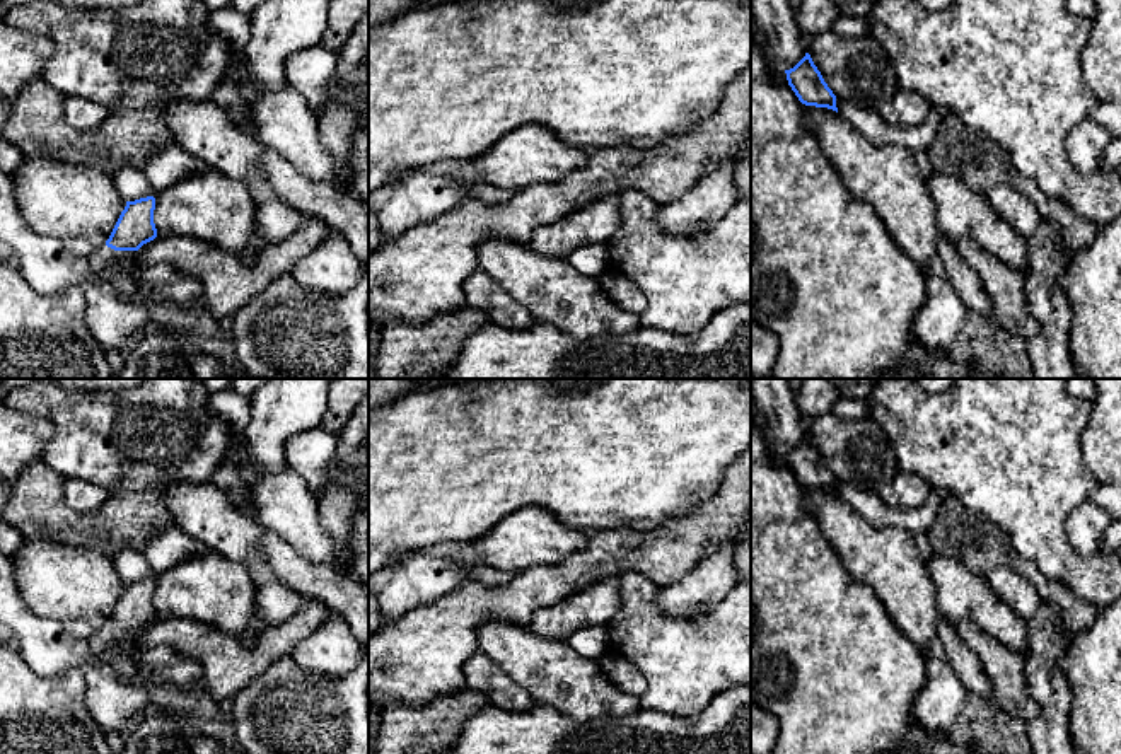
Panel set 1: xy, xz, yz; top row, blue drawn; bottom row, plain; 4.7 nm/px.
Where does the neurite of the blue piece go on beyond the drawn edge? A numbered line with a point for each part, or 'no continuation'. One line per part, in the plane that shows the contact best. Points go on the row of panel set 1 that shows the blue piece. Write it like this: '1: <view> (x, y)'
1: xy (104, 256)

